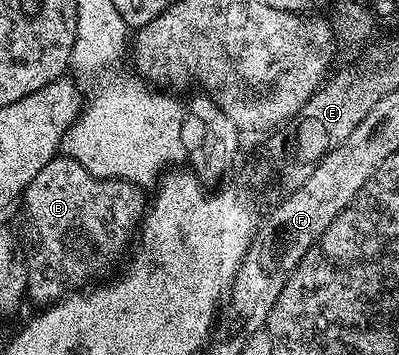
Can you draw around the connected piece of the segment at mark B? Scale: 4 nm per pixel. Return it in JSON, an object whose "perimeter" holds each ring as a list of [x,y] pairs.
{"perimeter":[[[68,157],[52,159],[43,169],[39,169],[39,173],[23,192],[23,200],[25,199],[23,239],[27,244],[29,260],[28,298],[41,303],[37,305],[55,303],[59,299],[64,299],[66,295],[92,284],[100,271],[107,270],[112,265],[113,258],[125,246],[126,248],[130,246],[131,236],[145,218],[147,195],[141,191],[144,190],[138,184],[127,183],[124,179],[97,179],[77,159]]]}

